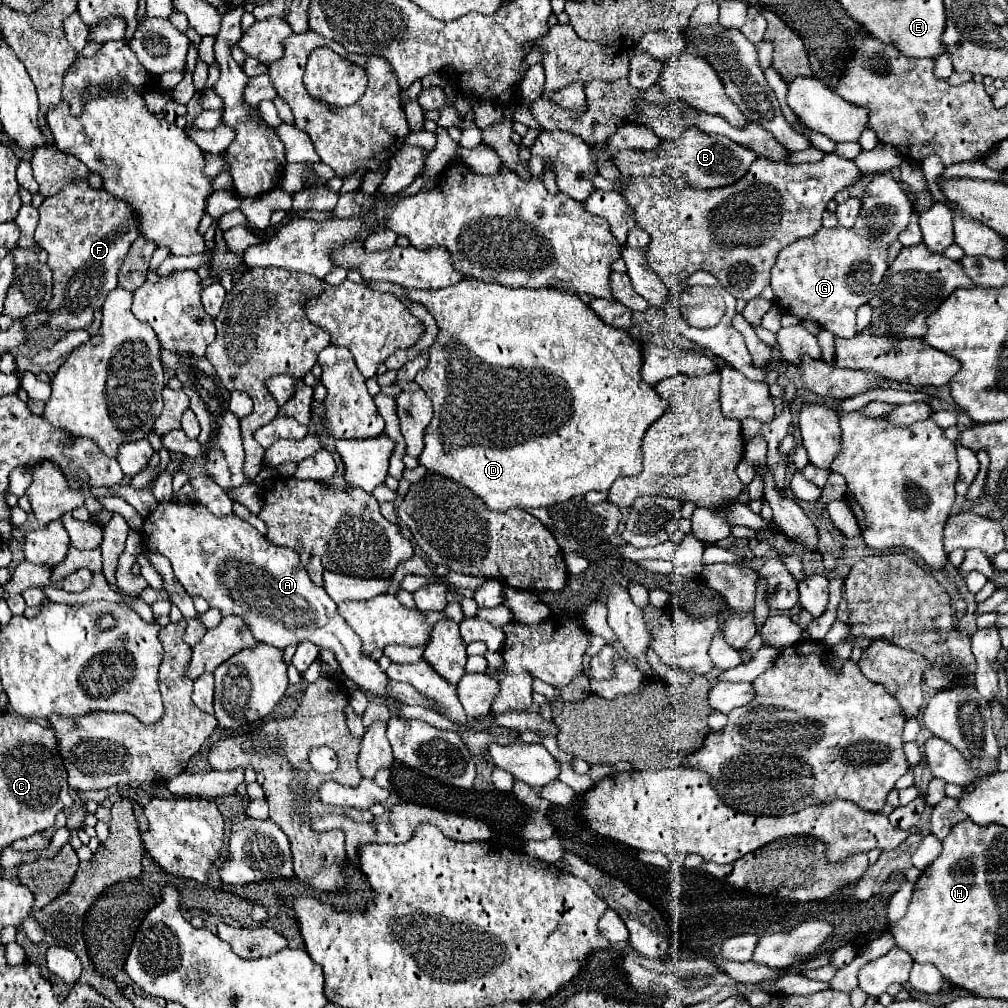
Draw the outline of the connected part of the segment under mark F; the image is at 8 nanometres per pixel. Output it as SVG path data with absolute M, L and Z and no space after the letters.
M87 180L67 184L59 194L45 198L45 202L39 206L39 214L41 218L35 230L35 242L39 242L49 252L47 264L53 270L53 298L45 308L49 316L45 328L61 328L65 332L87 328L93 322L95 308L101 308L105 296L117 286L117 272L123 264L123 258L131 242L139 238L135 214L125 202L115 200L105 190L89 188Z

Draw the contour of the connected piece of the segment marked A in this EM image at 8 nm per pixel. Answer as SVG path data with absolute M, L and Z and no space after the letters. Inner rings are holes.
M163 502L157 506L151 516L145 518L141 528L143 546L149 552L163 554L169 558L175 578L181 582L185 592L189 596L203 596L211 608L219 608L223 616L235 614L243 618L243 622L251 628L253 636L259 642L265 642L269 646L275 646L279 650L287 648L289 644L299 642L313 642L319 648L329 648L335 652L341 670L347 678L351 678L355 684L375 692L389 696L387 686L387 674L379 668L377 662L361 654L361 640L357 634L345 624L345 620L337 612L337 604L327 596L327 592L321 586L315 586L309 578L309 574L303 570L299 556L295 550L285 546L275 546L273 542L267 542L257 528L253 528L249 522L237 518L235 514L217 518L213 516L203 504L193 502L187 506L177 506L175 502Z

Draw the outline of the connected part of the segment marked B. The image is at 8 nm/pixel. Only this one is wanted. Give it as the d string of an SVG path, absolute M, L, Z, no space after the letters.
M689 128L683 132L679 140L661 140L661 146L653 152L619 152L619 160L615 166L619 168L623 178L629 176L681 176L691 188L711 190L729 186L747 174L749 164L755 160L755 152L727 140L725 136L703 136L697 128Z

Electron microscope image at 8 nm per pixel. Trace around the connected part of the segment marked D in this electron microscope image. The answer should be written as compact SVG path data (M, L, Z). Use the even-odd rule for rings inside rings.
M465 278L459 284L443 290L413 290L403 288L409 300L421 302L439 326L435 342L425 350L429 358L427 366L415 376L415 382L427 392L433 402L433 418L425 428L425 450L419 456L421 466L433 470L441 476L453 478L473 490L483 502L497 512L511 508L541 508L567 502L569 498L583 496L589 490L609 490L615 478L633 476L641 472L641 440L645 430L663 414L667 402L655 392L653 386L647 386L641 378L641 350L625 330L613 328L599 320L593 310L575 296L573 290L555 290L555 288L509 288L501 284L487 284L483 280Z

